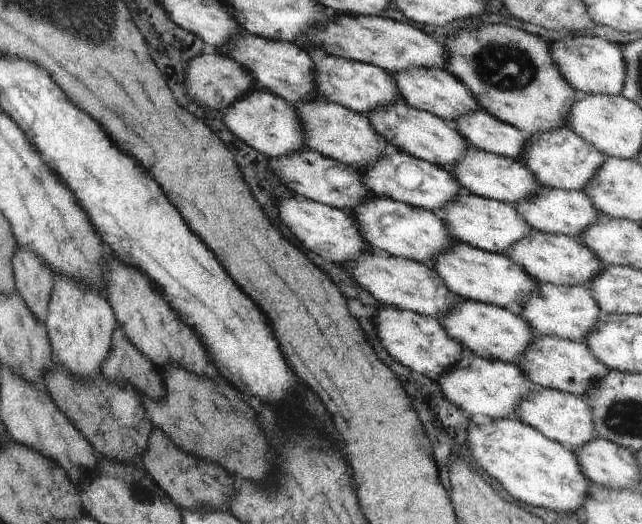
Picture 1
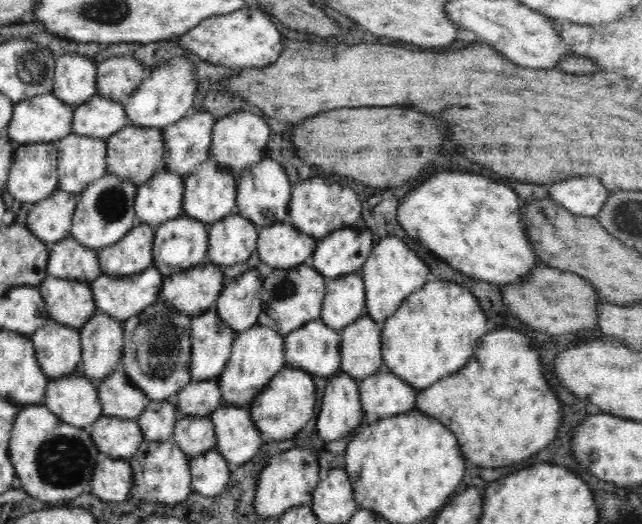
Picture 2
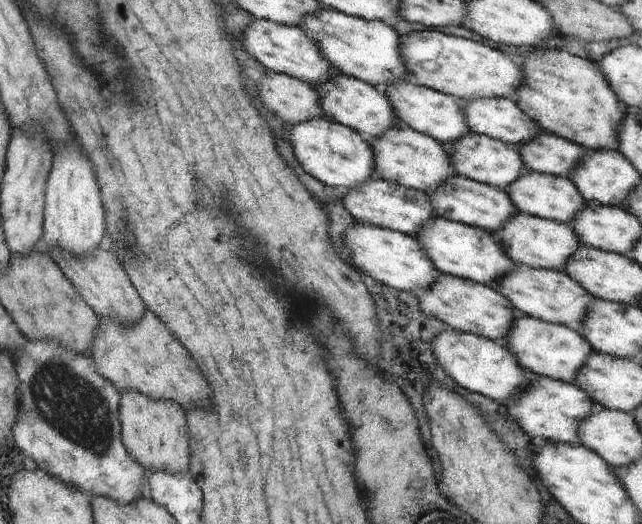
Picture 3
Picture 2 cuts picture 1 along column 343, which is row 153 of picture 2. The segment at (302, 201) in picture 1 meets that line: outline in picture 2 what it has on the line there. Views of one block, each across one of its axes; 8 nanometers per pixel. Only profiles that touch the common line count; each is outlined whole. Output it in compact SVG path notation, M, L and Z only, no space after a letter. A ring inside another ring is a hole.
M232 112L214 123L210 156L214 162L237 176L250 164L264 157L268 140L270 140L270 128L260 116L250 112Z

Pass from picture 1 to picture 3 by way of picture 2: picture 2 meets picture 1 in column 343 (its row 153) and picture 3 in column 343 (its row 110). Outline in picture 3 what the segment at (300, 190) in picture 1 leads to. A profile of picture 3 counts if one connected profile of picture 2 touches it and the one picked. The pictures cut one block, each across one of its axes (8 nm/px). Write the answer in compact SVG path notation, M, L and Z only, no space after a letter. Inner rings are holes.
M372 176L359 187L349 188L343 196L343 205L356 222L370 223L412 236L417 236L423 226L436 216L428 197L422 191L406 188L377 176Z

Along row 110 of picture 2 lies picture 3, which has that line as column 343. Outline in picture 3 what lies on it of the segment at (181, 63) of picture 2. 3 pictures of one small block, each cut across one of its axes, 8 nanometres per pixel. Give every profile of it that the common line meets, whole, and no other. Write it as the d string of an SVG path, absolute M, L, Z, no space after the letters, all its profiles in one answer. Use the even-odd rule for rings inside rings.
M324 117L305 120L287 128L289 144L308 175L331 187L359 187L376 176L375 157L371 146L355 130L326 120Z

